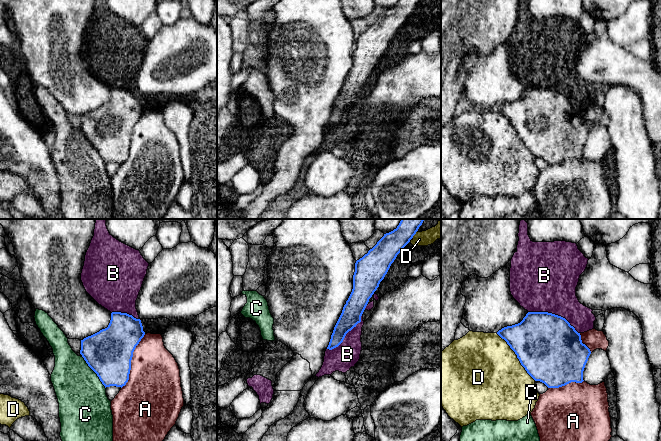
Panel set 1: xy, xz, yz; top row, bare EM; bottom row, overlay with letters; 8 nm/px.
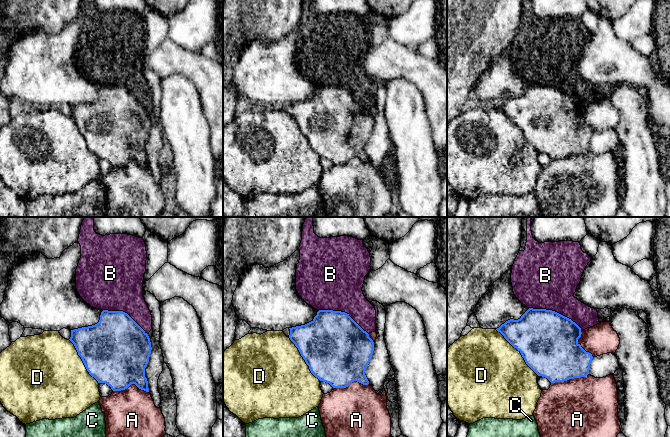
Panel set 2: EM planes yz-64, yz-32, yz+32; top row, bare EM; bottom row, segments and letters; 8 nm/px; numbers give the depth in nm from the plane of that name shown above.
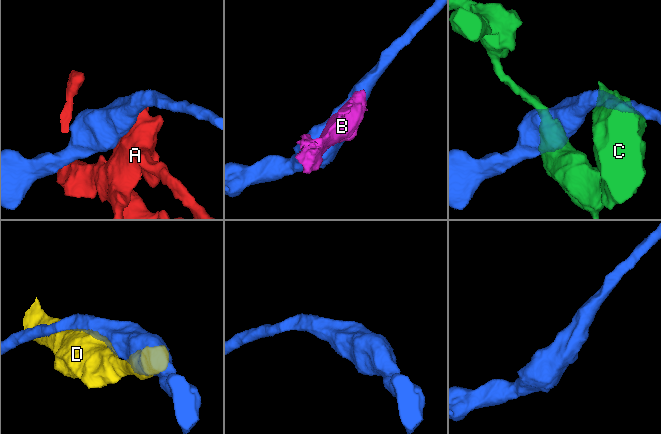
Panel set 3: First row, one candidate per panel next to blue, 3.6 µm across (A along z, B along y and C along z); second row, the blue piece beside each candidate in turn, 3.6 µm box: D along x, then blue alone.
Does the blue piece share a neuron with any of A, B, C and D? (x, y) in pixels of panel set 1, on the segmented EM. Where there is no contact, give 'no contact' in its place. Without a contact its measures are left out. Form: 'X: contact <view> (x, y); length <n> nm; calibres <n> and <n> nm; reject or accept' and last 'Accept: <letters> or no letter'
A: contact xy (130, 361); length 480 nm; calibres 380 and 420 nm; reject
B: contact yz (554, 314); length 460 nm; calibres 500 and 440 nm; reject
C: contact xy (94, 371); length 320 nm; calibres 380 and 380 nm; reject
D: contact yz (517, 356); length 500 nm; calibres 500 and 480 nm; reject
Accept: no letter

